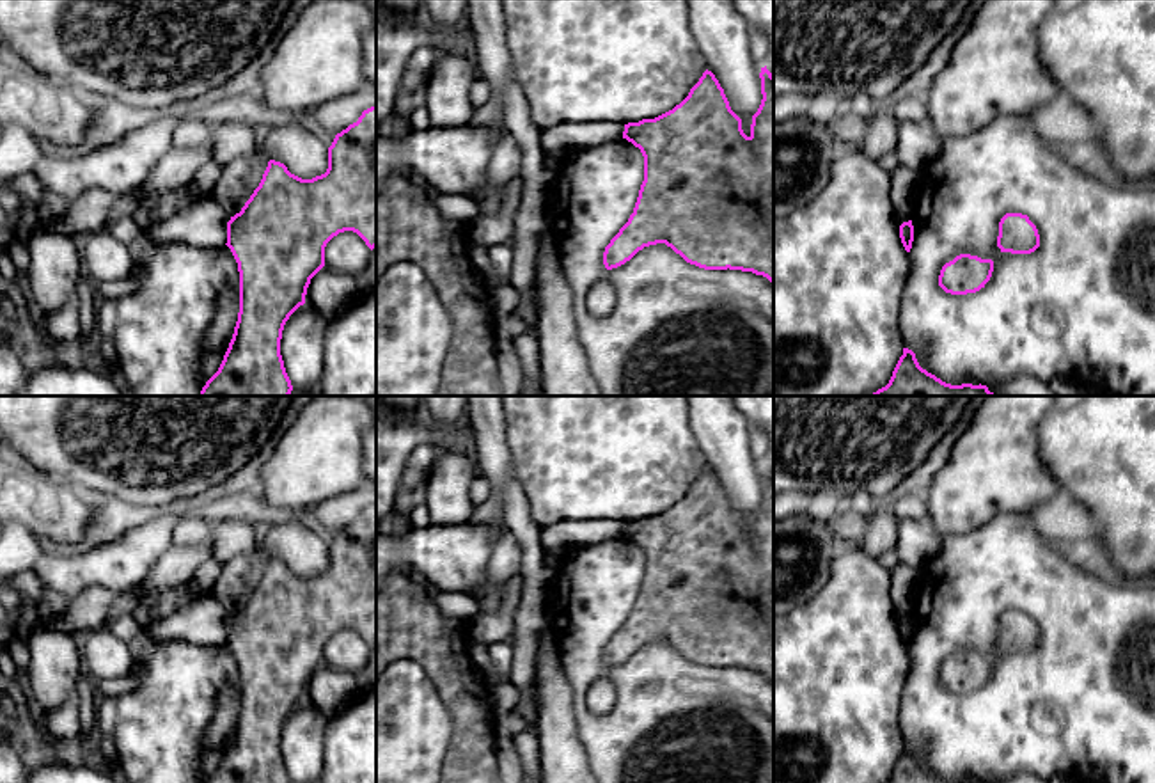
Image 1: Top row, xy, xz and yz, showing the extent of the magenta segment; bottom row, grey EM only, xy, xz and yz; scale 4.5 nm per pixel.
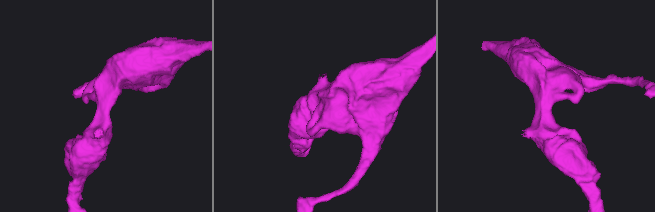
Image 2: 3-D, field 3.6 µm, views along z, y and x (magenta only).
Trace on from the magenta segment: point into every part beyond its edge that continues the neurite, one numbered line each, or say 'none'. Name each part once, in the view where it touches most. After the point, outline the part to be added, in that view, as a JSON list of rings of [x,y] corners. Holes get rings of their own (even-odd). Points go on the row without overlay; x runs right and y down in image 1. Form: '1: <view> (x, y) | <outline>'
none

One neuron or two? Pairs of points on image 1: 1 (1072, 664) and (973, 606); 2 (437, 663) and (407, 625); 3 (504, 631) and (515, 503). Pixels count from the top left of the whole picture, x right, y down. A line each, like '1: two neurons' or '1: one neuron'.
1: one neuron
2: one neuron
3: two neurons

